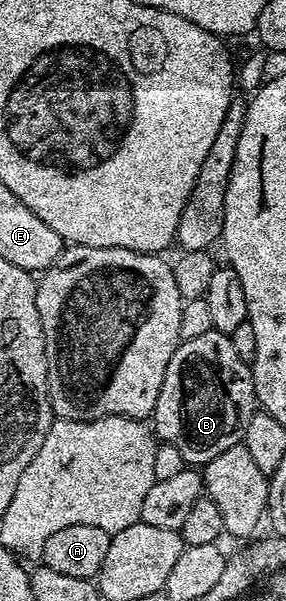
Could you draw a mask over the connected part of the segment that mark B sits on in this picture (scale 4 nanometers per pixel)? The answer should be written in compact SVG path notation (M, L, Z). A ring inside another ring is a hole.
M212 330L178 343L159 389L159 401L155 401L151 427L160 442L175 445L175 449L183 453L186 464L204 465L219 457L223 449L231 449L242 442L245 426L255 413L256 403L252 366L235 353L233 340L226 332Z

